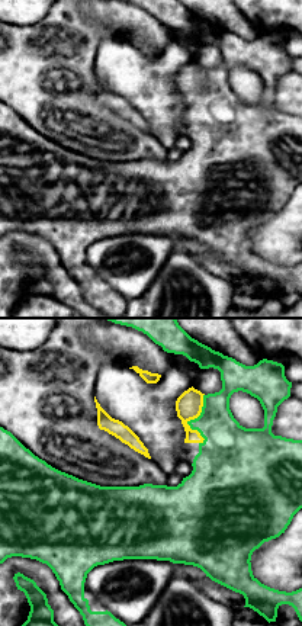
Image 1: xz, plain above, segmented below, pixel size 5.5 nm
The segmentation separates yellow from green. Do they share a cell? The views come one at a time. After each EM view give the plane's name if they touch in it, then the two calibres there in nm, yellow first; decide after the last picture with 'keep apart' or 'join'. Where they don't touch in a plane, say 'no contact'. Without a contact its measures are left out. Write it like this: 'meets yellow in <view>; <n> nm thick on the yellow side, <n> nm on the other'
meets yellow in xz; 150 nm thick on the yellow side, 280 nm on the other

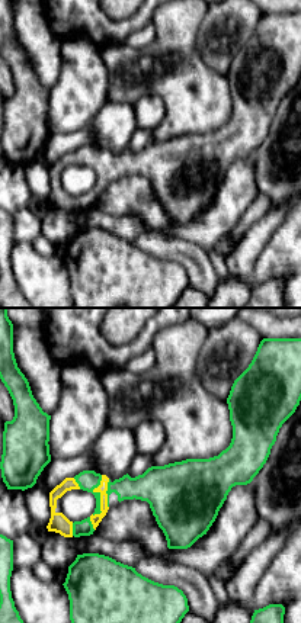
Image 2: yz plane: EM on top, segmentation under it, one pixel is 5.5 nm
meets yellow in yz; 60 nm thick on the yellow side, 110 nm on the other

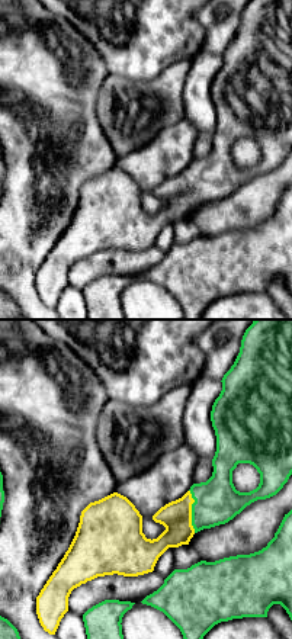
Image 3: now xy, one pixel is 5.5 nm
meets yellow in xy; 170 nm thick on the yellow side, 260 nm on the other

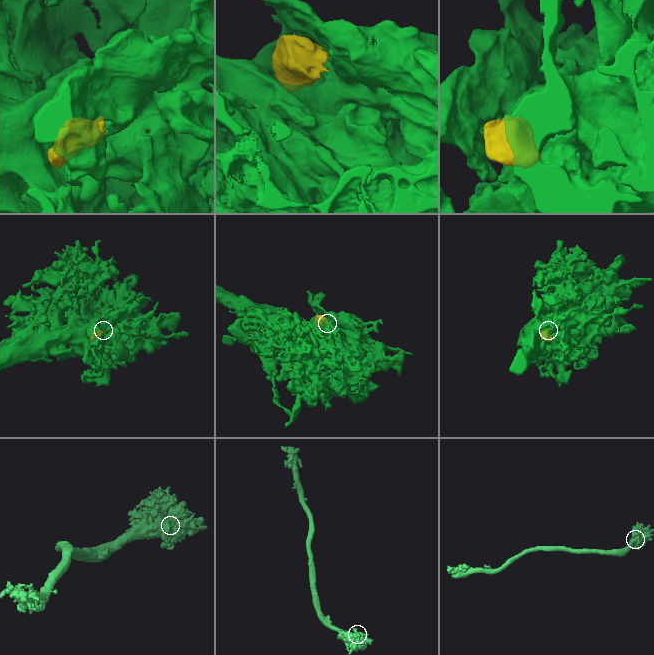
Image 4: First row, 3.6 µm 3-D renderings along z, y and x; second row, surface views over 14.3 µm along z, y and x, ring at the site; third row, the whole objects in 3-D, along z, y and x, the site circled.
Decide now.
join

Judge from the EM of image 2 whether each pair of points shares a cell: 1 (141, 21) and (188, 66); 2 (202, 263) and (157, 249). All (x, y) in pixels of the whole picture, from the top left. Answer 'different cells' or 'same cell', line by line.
1: different cells
2: same cell

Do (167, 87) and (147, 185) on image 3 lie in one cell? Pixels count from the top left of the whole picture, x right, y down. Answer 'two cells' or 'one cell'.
two cells

